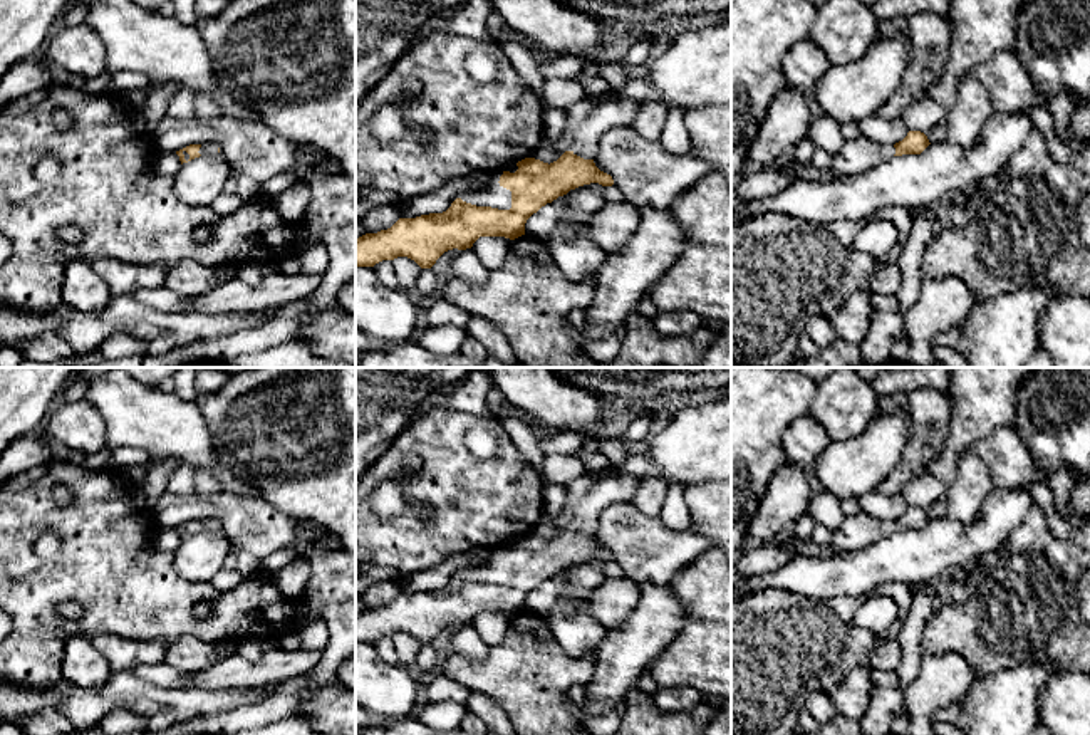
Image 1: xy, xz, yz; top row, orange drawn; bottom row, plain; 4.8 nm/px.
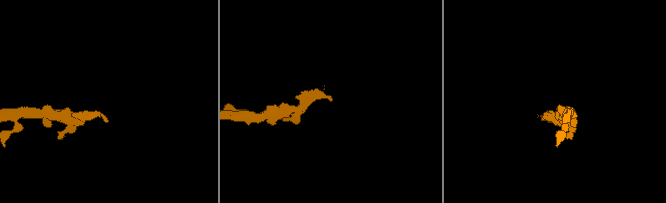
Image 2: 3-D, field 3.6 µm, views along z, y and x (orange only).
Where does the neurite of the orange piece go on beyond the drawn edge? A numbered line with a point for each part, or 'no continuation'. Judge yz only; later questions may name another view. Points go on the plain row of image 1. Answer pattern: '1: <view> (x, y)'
1: yz (861, 531)

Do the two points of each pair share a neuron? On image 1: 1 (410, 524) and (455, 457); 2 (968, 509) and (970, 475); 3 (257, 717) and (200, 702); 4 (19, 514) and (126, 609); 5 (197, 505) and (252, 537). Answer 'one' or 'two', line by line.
1: one
2: one
3: two
4: one
5: one

